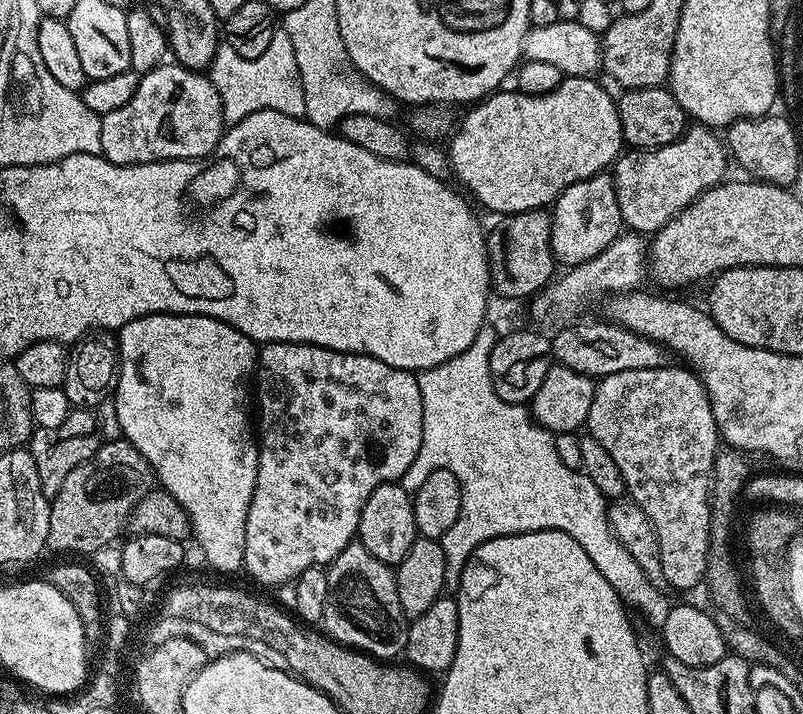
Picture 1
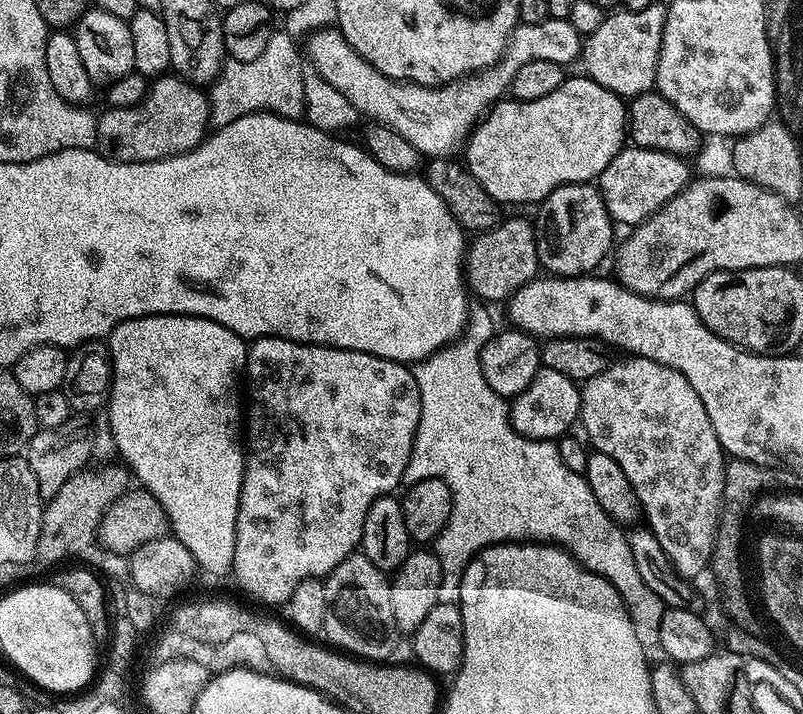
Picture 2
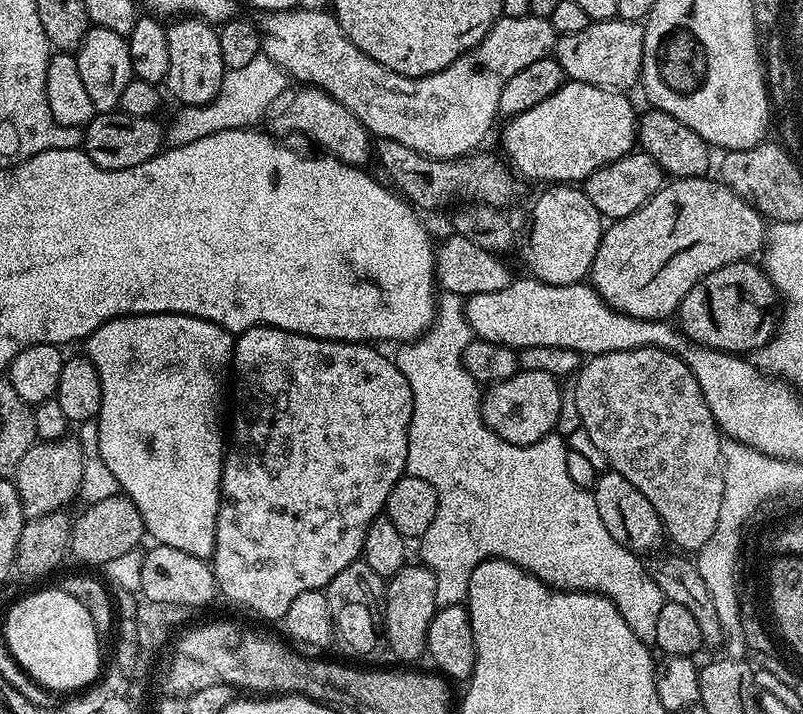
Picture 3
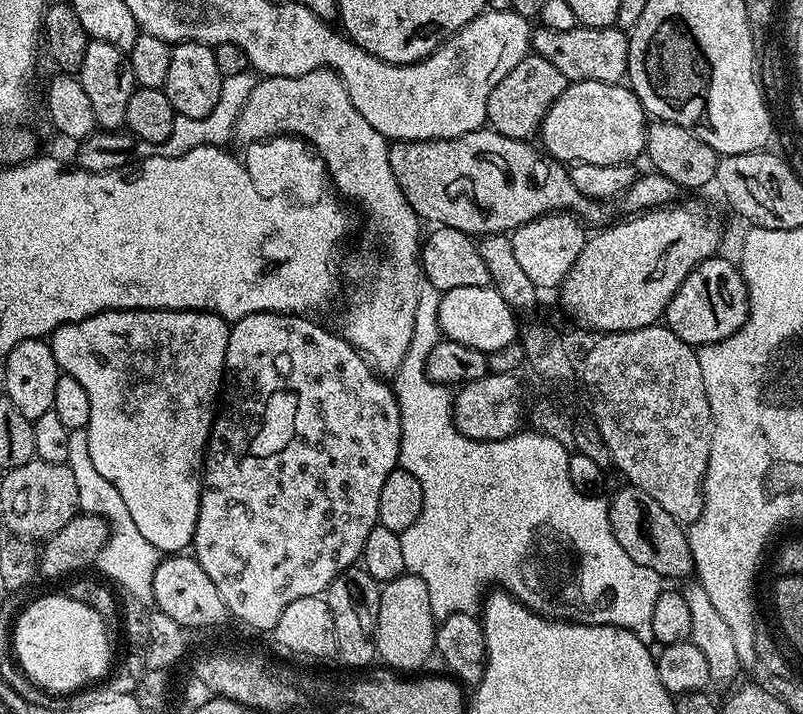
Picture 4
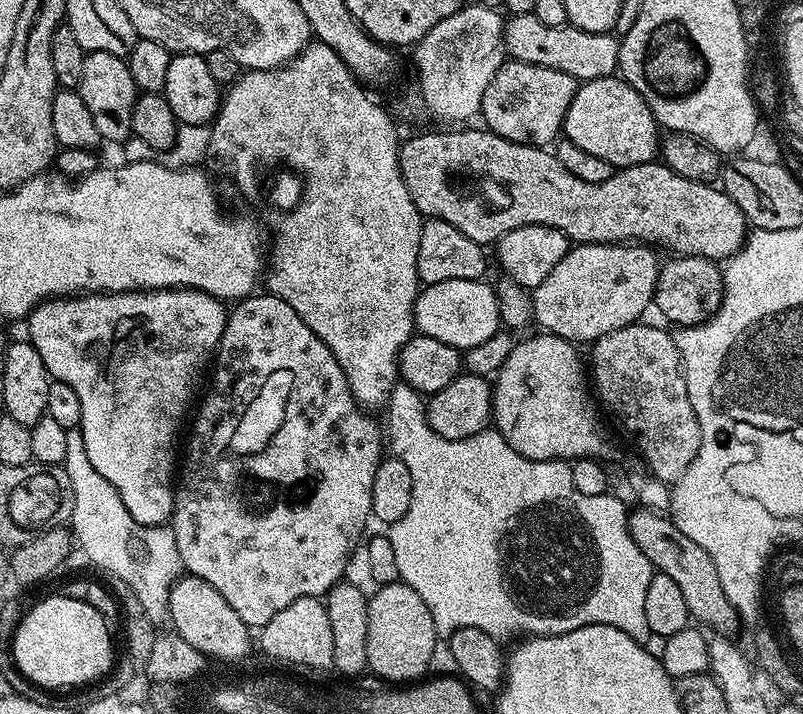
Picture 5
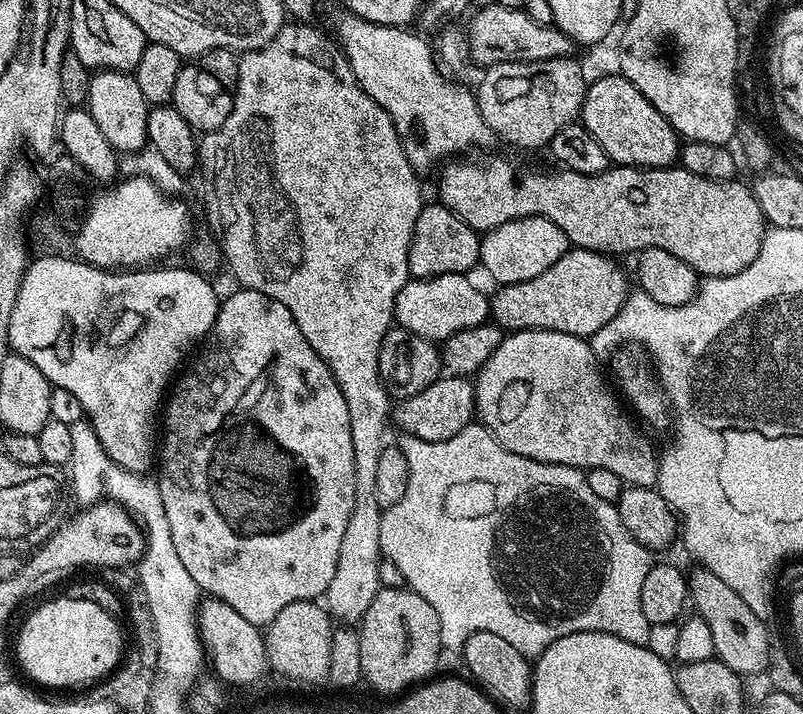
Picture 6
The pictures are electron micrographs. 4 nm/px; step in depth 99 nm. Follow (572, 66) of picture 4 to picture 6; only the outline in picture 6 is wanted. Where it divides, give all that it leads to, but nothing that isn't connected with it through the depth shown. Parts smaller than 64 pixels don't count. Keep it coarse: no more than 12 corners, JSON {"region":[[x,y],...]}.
{"region":[[493,2],[466,27],[483,66],[571,57],[574,41]]}

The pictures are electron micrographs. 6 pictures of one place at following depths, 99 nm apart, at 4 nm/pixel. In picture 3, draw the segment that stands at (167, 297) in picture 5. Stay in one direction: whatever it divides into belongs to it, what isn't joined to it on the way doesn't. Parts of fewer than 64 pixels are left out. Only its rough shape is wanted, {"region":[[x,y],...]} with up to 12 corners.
{"region":[[119,316],[82,348],[98,450],[156,544],[214,554],[233,333]]}

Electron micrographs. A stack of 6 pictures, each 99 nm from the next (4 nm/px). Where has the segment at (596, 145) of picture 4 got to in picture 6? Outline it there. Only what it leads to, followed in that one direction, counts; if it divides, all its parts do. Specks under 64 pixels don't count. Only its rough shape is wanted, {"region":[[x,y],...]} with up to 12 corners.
{"region":[[624,76],[579,119],[613,165],[670,168],[678,133]]}

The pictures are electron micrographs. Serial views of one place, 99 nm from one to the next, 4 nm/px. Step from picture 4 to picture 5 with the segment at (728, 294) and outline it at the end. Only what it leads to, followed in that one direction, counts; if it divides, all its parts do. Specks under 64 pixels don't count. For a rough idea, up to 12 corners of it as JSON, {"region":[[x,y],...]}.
{"region":[[665,259],[655,311],[669,325],[712,319],[724,297],[721,265]]}

